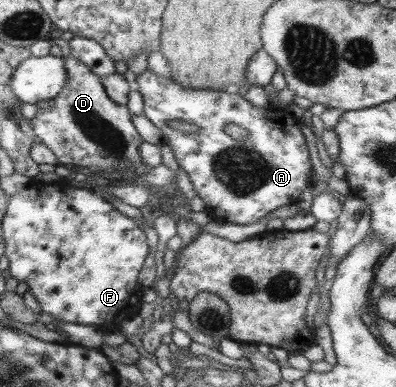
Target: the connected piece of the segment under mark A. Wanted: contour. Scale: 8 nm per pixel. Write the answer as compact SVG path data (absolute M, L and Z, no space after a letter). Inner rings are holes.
M149 68L135 76L137 91L143 101L142 113L149 122L161 131L160 144L167 145L174 154L179 168L186 172L187 178L193 185L205 207L208 208L215 222L237 225L249 225L267 216L281 206L293 206L299 201L302 191L312 187L308 182L310 160L305 138L301 133L302 121L292 113L281 108L256 107L243 97L241 92L223 92L213 89L185 89L171 81L171 78L159 78ZM169 120L184 120L197 126L193 132L180 132L167 126ZM225 124L235 124L247 130L247 137L233 139L224 131Z

